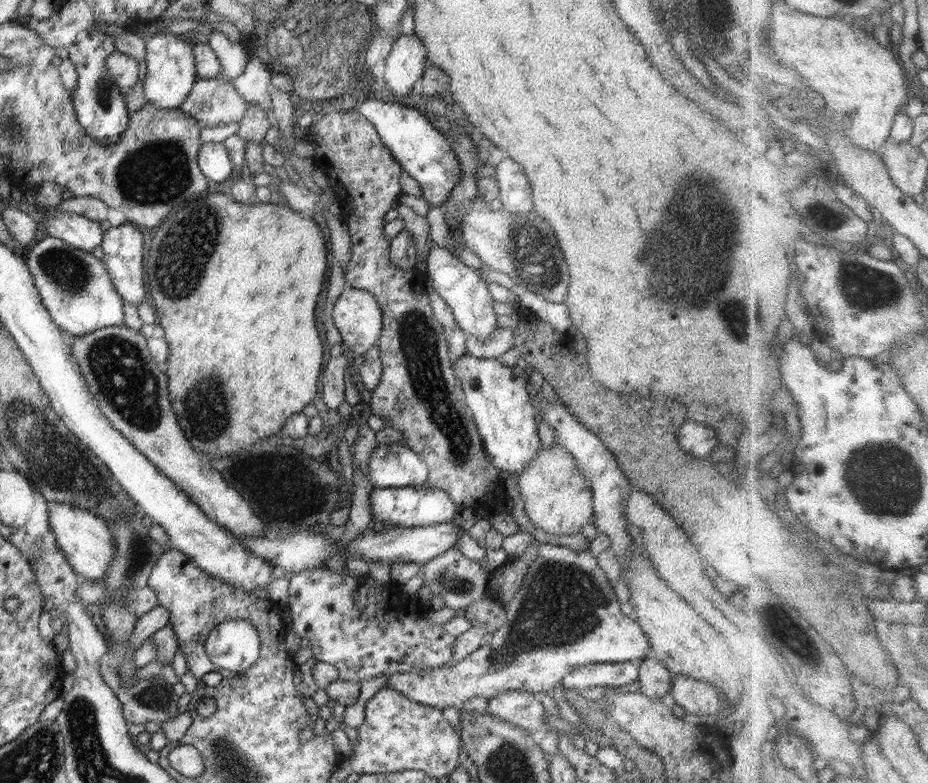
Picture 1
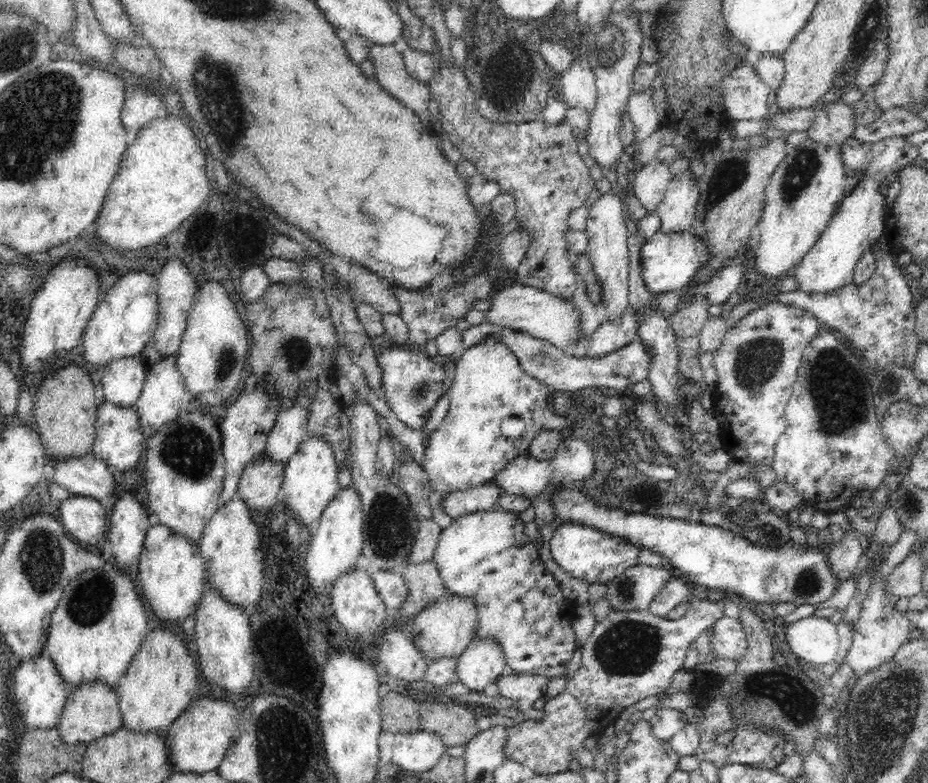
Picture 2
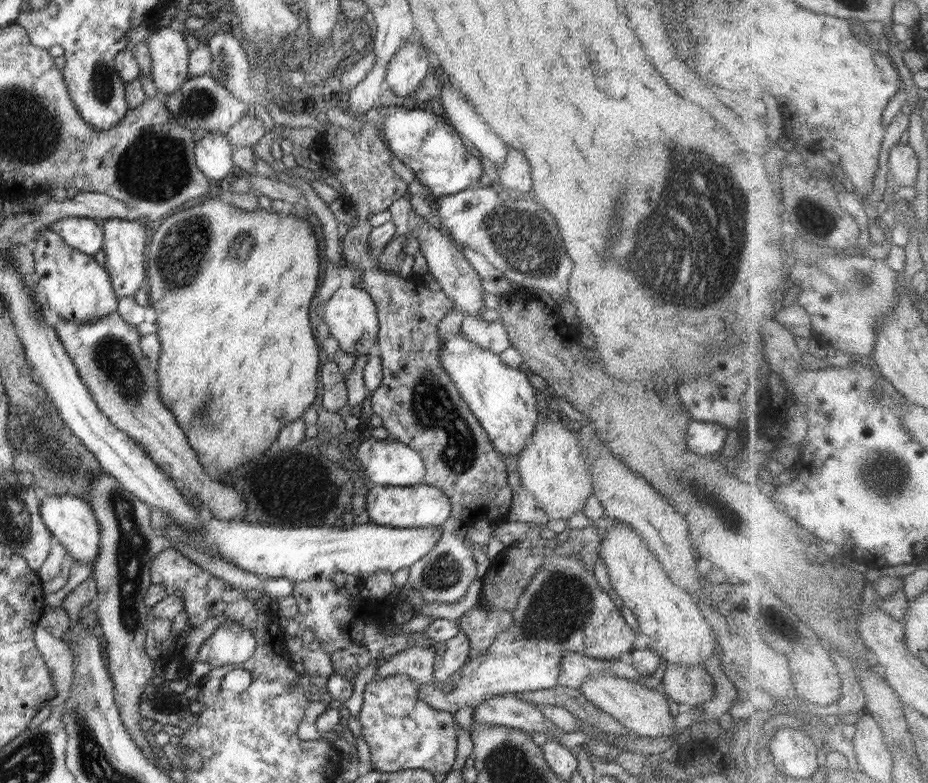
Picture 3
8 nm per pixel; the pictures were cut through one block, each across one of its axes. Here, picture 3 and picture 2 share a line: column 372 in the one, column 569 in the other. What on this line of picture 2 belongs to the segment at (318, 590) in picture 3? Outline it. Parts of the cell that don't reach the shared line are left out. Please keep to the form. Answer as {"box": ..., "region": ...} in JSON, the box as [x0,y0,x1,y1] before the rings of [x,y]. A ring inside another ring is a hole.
{"box":[433,506,579,681],"region":[[[498,506],[464,514],[440,533],[433,561],[450,595],[467,596],[475,602],[479,616],[475,636],[491,638],[503,648],[508,671],[541,675],[551,681],[565,675],[579,647],[571,627],[578,604],[564,596],[560,583],[546,570],[540,551],[524,533],[524,525],[518,512],[504,511]]]}

